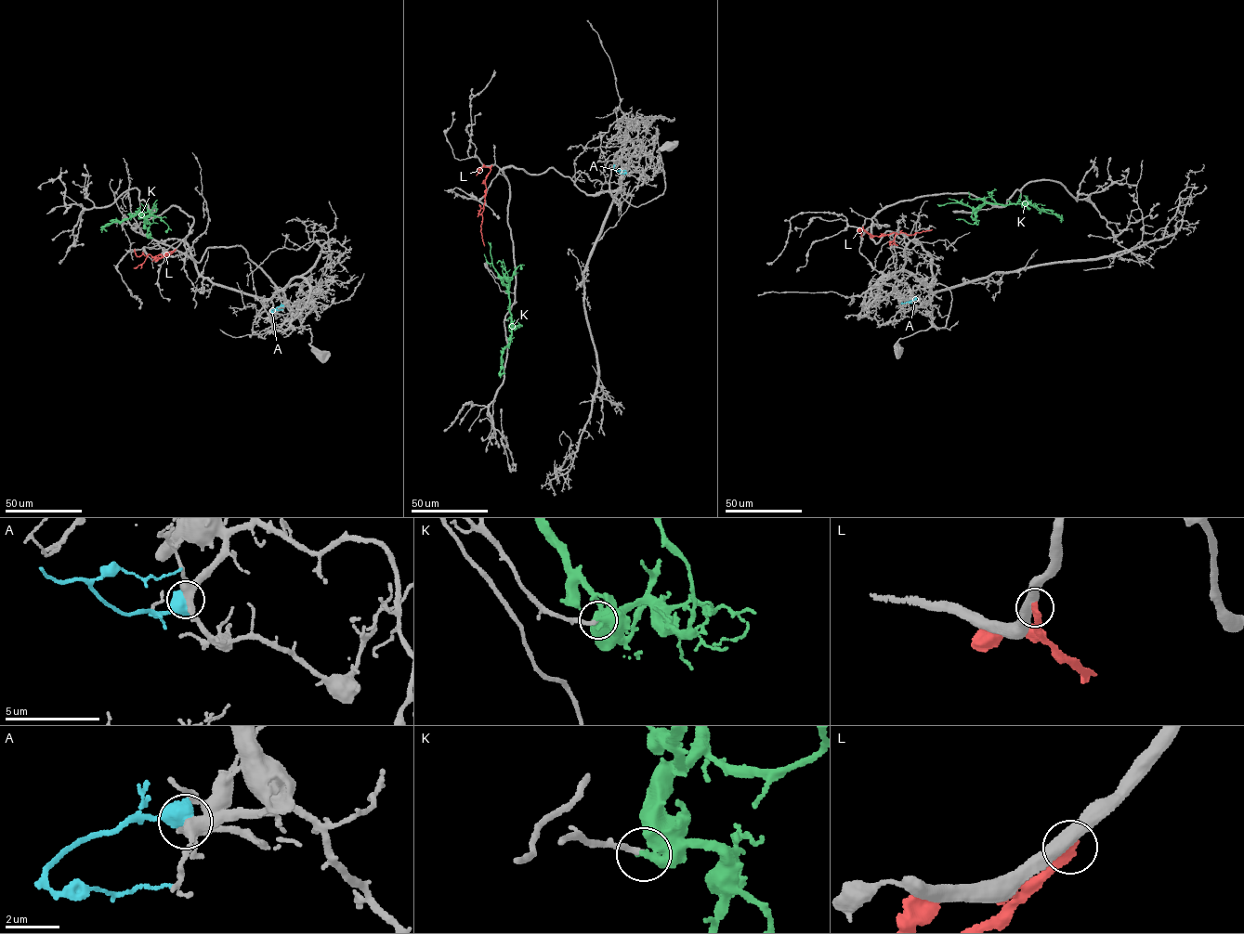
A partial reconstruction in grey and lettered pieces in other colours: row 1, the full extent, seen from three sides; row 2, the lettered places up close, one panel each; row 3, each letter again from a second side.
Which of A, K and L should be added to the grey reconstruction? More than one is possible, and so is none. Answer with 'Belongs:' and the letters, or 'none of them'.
Belongs: none of them

